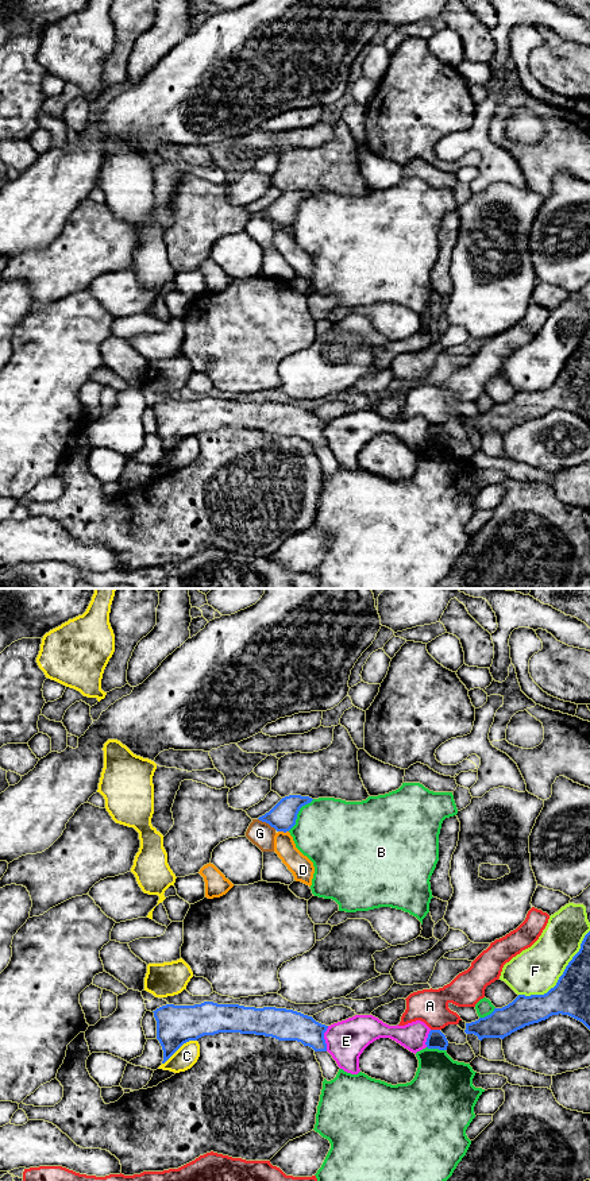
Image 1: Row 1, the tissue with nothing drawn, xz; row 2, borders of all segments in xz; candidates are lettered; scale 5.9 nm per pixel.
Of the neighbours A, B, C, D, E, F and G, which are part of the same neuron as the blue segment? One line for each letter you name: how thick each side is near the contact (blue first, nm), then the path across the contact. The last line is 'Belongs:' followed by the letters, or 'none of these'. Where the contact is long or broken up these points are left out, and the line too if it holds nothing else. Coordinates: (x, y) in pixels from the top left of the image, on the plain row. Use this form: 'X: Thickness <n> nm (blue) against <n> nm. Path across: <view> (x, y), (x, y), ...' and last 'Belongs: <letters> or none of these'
Belongs: none of these

